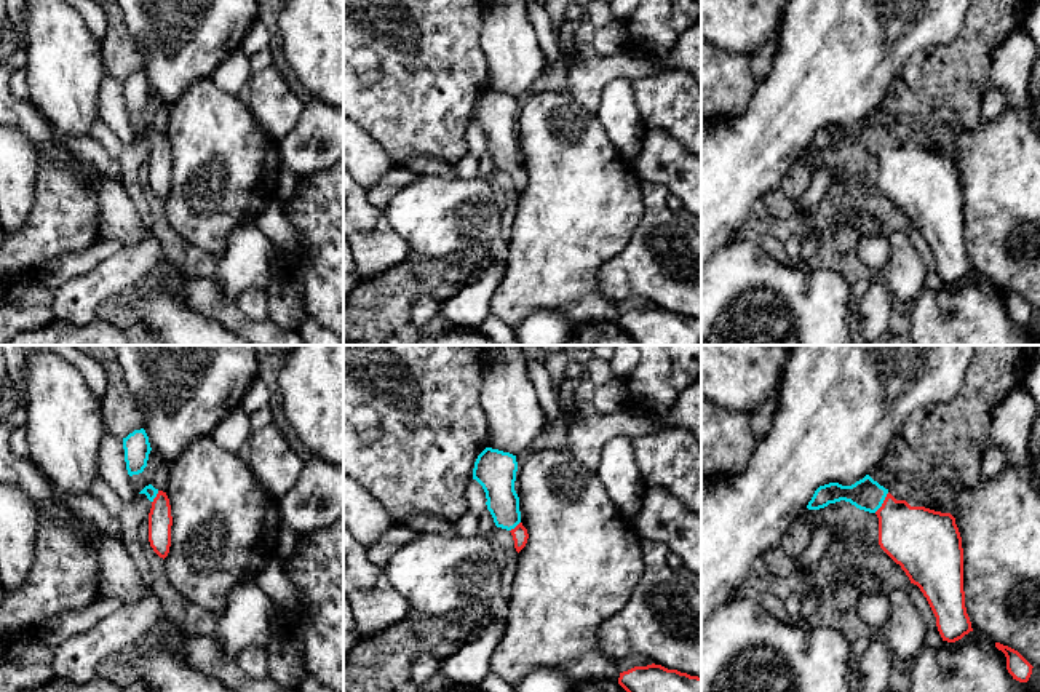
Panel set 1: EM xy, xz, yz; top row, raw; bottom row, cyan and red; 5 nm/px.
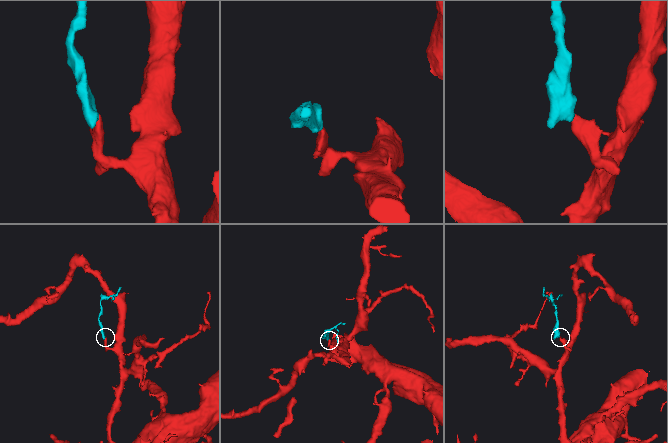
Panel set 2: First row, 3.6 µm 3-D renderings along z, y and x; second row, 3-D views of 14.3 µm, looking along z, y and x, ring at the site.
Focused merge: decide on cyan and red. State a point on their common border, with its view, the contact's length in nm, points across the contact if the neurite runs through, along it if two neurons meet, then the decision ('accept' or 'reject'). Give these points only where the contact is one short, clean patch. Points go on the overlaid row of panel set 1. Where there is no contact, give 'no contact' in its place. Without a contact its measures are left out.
meets cyan in yz at (882, 502); contact 130 nm long; runs through yz (866, 494), (882, 502), (916, 537); accept

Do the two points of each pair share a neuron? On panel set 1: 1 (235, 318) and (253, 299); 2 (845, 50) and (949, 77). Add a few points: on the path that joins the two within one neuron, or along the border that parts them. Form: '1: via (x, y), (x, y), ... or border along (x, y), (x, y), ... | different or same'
1: border along (235, 302), (248, 317), (265, 320) | different
2: border along (936, 45), (919, 48), (906, 61), (900, 77) | different

